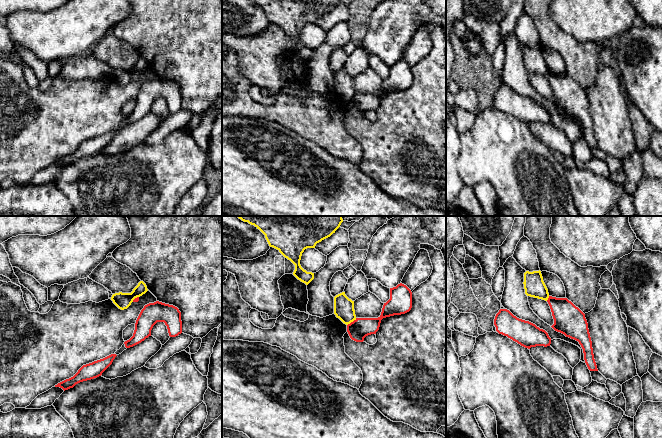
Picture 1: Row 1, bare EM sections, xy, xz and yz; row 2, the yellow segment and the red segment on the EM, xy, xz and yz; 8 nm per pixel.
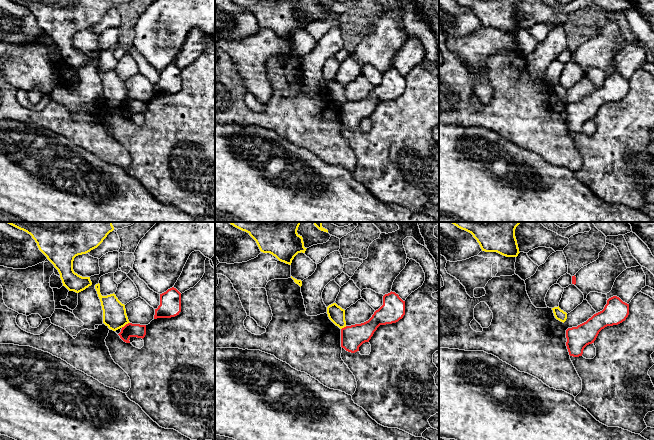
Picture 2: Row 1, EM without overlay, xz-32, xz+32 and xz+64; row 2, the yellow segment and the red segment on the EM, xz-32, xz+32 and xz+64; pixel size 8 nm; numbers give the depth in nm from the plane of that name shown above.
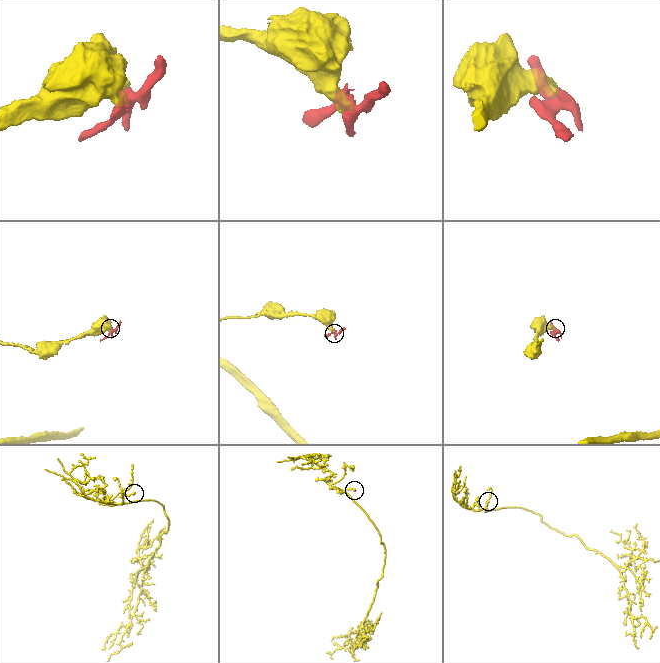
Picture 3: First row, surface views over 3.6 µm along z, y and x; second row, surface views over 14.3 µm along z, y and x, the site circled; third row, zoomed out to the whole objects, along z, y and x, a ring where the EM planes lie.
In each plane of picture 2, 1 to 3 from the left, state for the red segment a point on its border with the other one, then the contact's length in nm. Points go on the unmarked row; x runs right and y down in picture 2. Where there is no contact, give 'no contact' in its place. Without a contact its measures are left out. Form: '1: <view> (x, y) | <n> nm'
1: xz-32 (125, 100) | 80 nm
2: xz+32 (343, 103) | 50 nm
3: no contact

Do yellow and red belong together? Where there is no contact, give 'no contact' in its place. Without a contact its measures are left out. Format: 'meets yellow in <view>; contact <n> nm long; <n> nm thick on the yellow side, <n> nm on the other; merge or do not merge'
meets yellow in xz; contact 100 nm long; 160 nm thick on the yellow side, 160 nm on the other; do not merge

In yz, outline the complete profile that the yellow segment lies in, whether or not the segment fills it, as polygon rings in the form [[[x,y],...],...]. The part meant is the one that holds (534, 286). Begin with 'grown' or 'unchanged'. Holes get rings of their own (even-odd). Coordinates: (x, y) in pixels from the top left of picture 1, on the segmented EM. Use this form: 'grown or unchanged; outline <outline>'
unchanged; outline [[[526,271],[524,273],[525,294],[530,297],[547,301],[549,298],[548,289],[543,281],[541,271]]]

